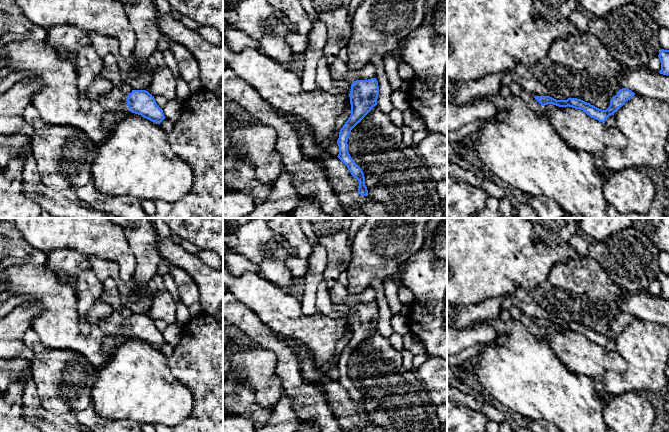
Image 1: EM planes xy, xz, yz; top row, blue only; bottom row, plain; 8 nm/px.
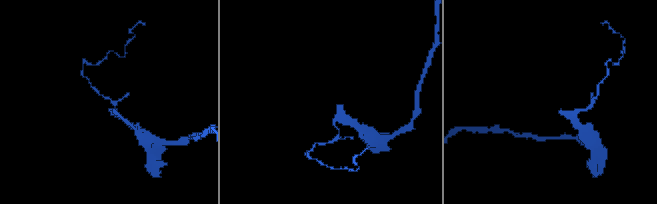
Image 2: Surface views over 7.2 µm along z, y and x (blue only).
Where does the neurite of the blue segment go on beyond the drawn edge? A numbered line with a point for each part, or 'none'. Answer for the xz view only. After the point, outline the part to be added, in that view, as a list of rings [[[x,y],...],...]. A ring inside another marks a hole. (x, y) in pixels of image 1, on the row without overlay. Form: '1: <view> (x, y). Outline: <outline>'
1: xz (324, 304). Outline: [[[323,280],[316,293],[316,309],[331,318],[349,319],[351,308],[345,304],[334,304],[329,295],[329,287]]]

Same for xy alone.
1: xy (115, 324). Outline: [[[113,310],[110,316],[99,322],[99,328],[108,335],[129,336],[127,320],[115,310]]]

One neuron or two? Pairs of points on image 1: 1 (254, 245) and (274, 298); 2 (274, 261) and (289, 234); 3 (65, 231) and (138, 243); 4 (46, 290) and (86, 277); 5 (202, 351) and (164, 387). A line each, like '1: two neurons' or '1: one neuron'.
1: two neurons
2: two neurons
3: two neurons
4: two neurons
5: two neurons

